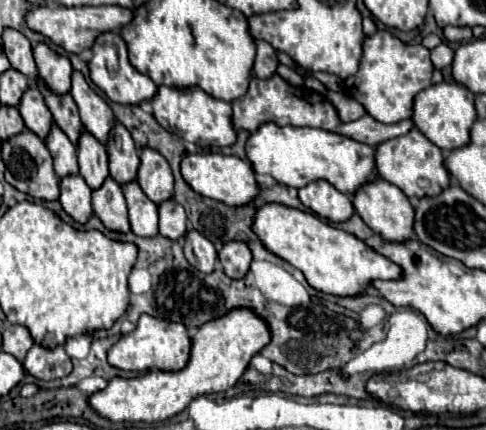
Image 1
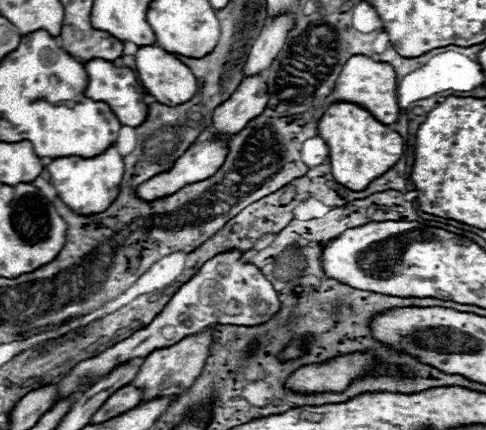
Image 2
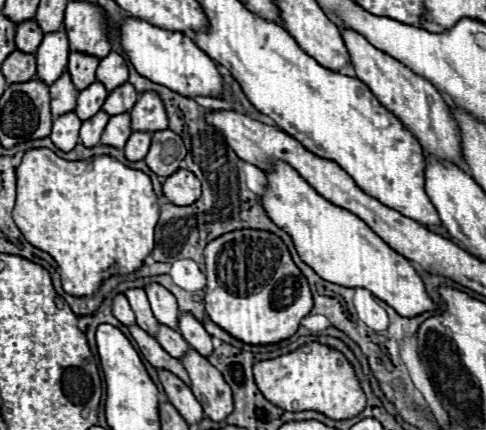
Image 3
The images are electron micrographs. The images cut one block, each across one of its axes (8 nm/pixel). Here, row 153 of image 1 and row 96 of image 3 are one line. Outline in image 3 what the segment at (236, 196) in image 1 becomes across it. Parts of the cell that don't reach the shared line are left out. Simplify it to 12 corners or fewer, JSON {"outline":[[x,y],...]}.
{"outline":[[120,20],[140,76],[188,98],[222,96],[216,62],[182,32]]}

